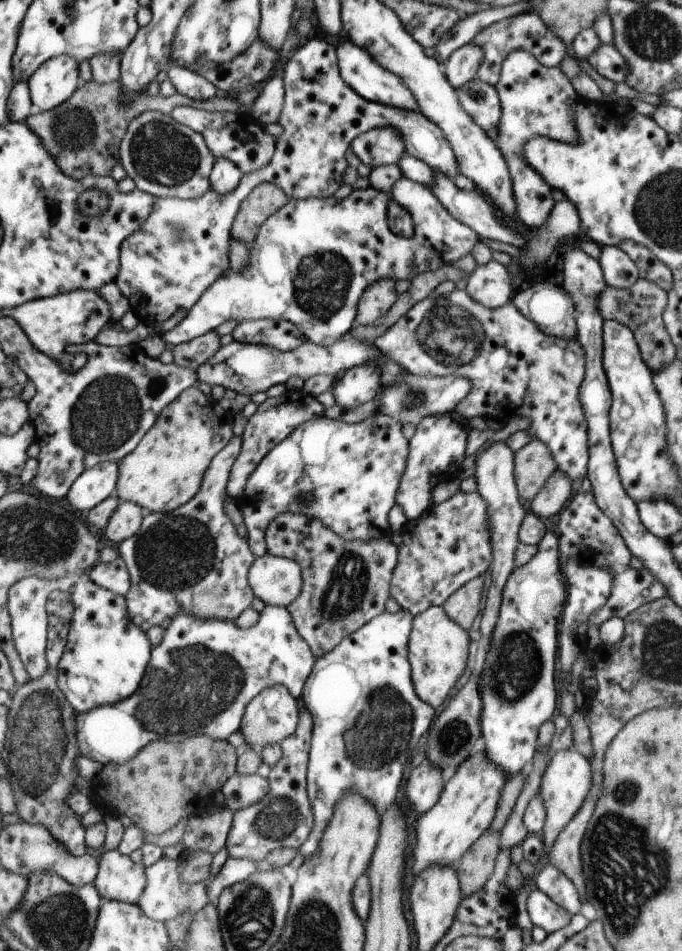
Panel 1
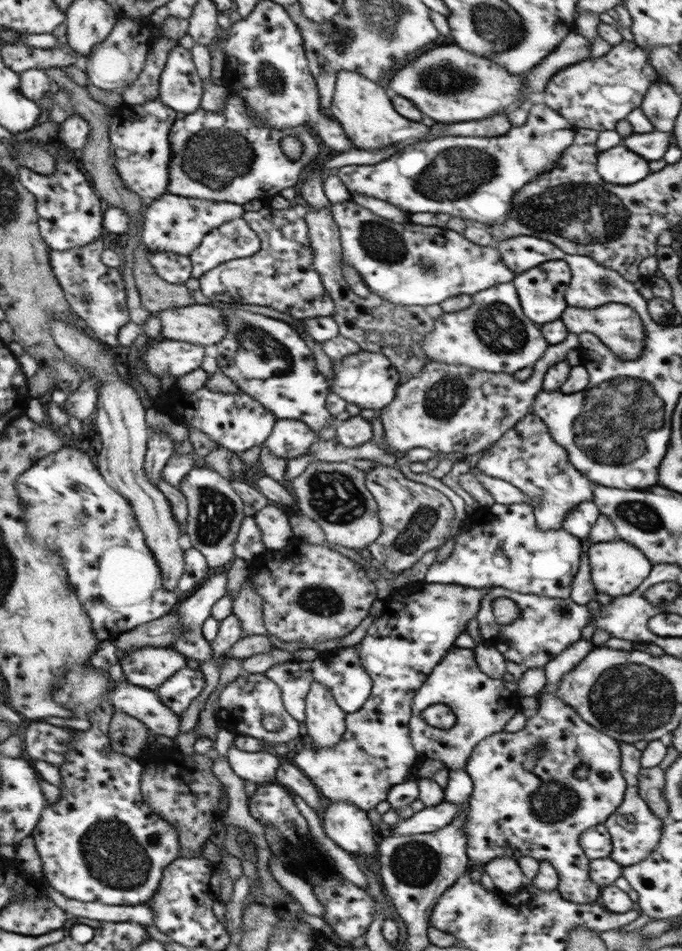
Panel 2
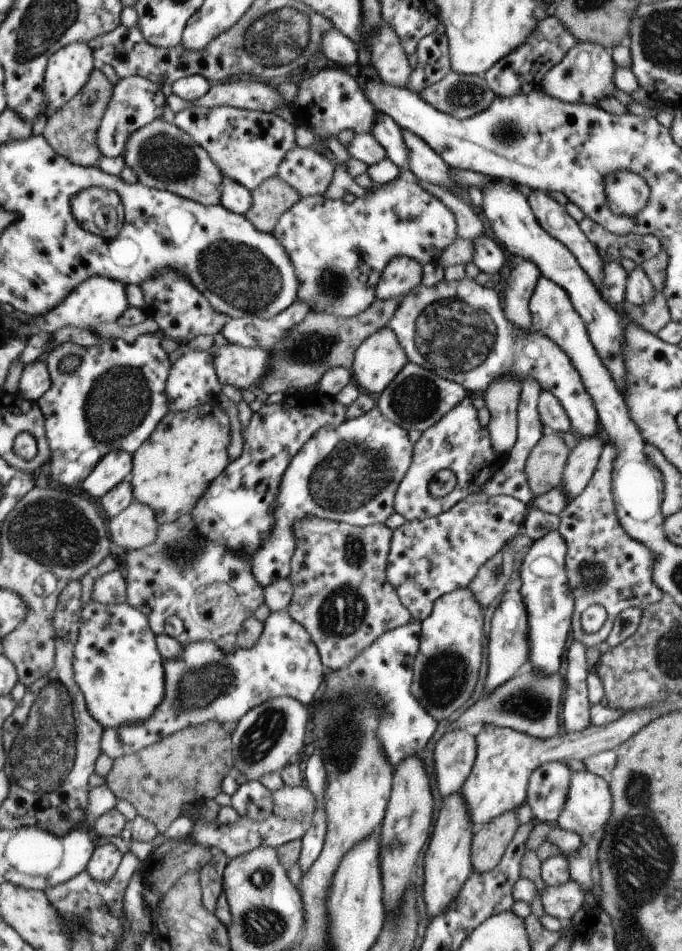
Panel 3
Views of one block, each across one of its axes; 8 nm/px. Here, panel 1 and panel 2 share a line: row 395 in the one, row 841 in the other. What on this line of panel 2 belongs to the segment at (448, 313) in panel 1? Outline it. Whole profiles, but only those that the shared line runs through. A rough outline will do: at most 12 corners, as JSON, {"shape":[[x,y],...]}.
{"shape":[[589,654],[545,663],[535,715],[464,769],[470,869],[546,860],[598,902],[578,846],[621,804],[618,742],[553,695]]}

